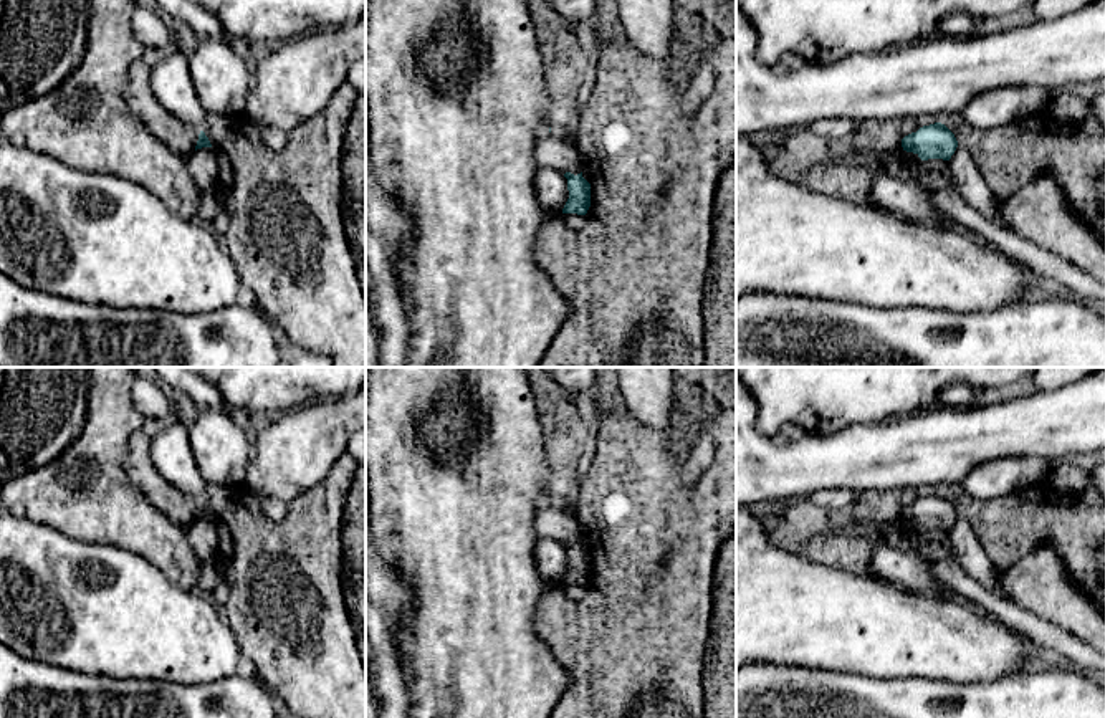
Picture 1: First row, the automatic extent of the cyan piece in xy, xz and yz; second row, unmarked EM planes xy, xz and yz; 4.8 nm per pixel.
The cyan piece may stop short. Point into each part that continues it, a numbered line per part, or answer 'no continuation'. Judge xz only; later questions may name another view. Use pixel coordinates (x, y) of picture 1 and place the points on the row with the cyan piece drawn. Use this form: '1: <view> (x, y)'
no continuation

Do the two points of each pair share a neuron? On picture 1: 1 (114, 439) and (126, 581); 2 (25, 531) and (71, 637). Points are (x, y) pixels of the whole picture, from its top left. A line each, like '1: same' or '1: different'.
1: different
2: same

